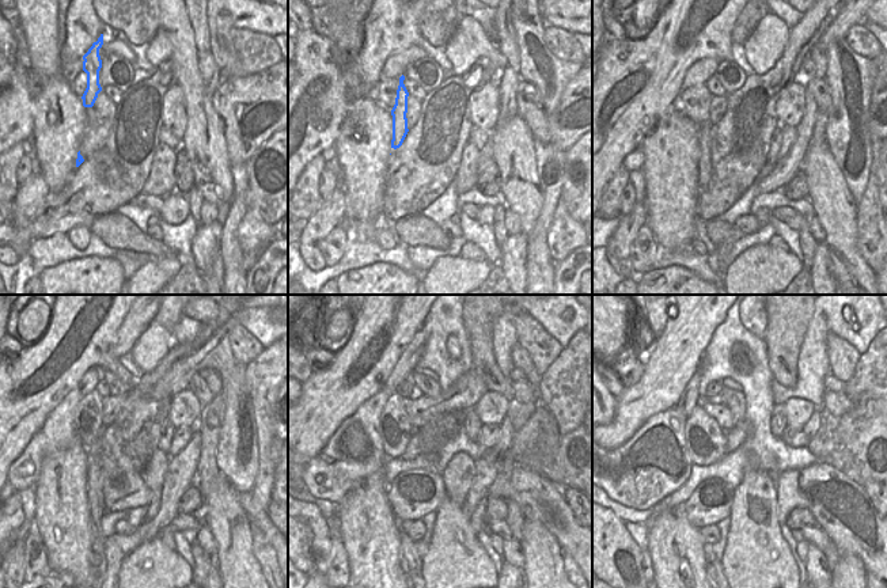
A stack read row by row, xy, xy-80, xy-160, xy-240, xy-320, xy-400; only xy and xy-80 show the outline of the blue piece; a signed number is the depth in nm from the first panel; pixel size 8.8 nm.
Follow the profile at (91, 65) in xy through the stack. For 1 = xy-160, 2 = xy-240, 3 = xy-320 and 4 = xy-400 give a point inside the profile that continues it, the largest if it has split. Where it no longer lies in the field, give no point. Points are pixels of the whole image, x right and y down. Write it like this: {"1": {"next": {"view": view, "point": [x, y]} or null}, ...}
{"1": {"next": {"view": "xy-160", "point": [705, 133]}}, "2": {"next": {"view": "xy-240", "point": [95, 474]}}, "3": {"next": {"view": "xy-320", "point": [408, 549]}}, "4": {"next": {"view": "xy-400", "point": [717, 564]}}}

